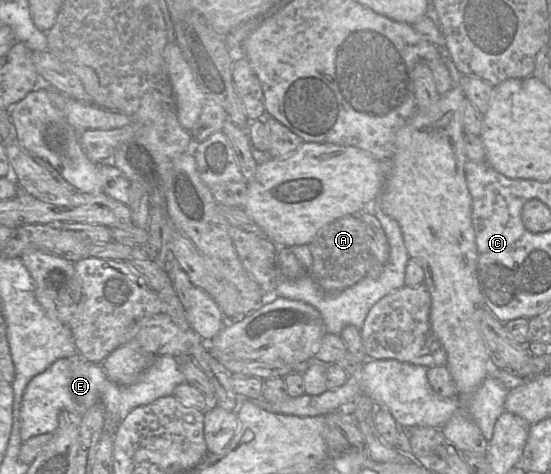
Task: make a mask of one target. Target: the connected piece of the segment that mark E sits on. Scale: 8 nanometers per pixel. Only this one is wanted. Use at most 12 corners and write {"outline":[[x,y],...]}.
{"outline":[[80,354],[34,376],[20,410],[22,442],[57,430],[61,412],[97,402],[107,429],[173,395],[181,358],[155,355],[133,384]]}

